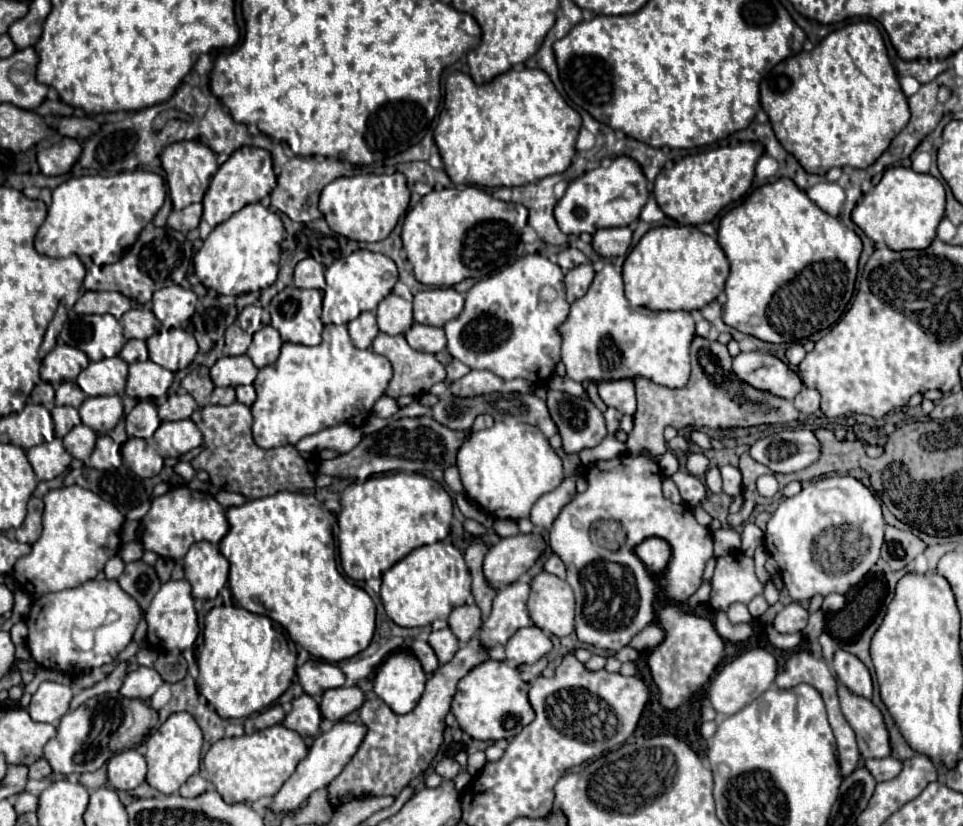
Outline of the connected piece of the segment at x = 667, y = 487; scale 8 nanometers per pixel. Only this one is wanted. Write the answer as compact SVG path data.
M664 478L664 496L668 500L672 500L674 504L680 504L682 502L680 492L678 492L678 486L672 482L672 478Z

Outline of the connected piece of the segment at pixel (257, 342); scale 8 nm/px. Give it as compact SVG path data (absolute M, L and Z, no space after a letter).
M264 326L254 334L254 340L246 354L250 356L256 368L264 368L276 362L276 358L280 356L280 348L282 348L282 338L278 330L272 326Z

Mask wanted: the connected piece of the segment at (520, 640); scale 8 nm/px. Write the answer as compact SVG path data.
M538 626L520 628L506 644L506 660L514 664L536 664L552 650L552 640Z

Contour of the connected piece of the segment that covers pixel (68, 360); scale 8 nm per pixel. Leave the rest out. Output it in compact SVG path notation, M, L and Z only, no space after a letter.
M58 344L44 360L40 368L42 381L50 384L60 384L68 380L76 380L80 370L84 370L90 364L88 356L68 344Z

